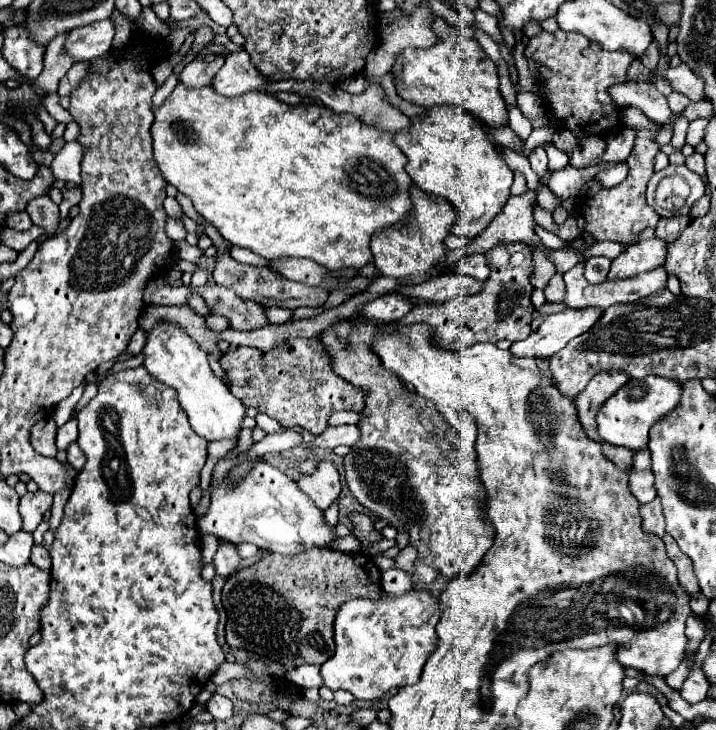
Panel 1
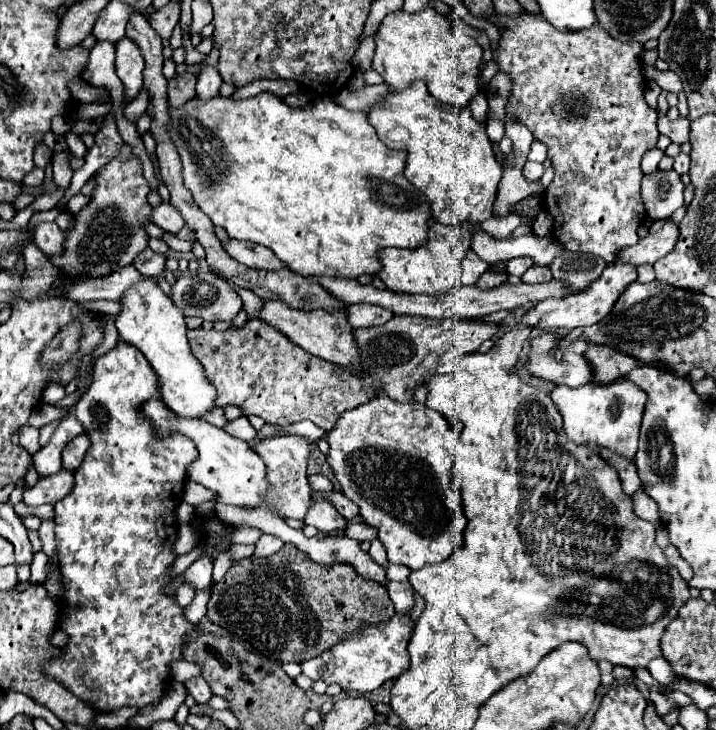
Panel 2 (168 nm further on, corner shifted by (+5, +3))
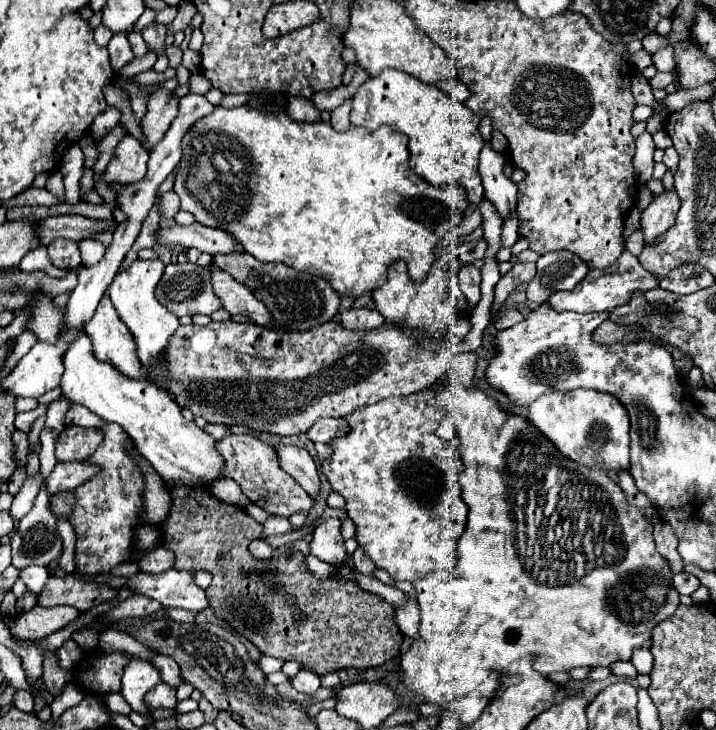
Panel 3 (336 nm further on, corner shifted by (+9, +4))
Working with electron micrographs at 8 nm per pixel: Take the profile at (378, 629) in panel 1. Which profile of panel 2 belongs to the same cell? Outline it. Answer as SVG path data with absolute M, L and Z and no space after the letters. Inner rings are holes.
M395 615L387 623L379 623L375 627L367 627L359 633L351 633L349 639L337 643L333 649L325 651L319 657L307 659L301 663L303 675L311 677L313 681L325 681L327 685L337 683L343 691L359 691L369 693L379 689L385 681L397 679L409 667L409 653L407 643L413 633L413 621L409 615Z

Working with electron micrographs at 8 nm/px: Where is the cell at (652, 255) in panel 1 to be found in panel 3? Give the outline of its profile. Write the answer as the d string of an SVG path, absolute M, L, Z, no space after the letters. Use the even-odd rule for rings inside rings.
M665 192L657 196L641 214L641 230L645 242L657 242L671 226L679 212L679 196L675 192Z

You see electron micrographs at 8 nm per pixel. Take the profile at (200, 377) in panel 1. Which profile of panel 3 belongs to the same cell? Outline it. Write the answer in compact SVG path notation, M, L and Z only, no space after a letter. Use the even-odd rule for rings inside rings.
M137 258L127 270L119 272L113 282L111 282L111 290L109 290L109 298L121 318L121 322L129 328L129 332L133 334L135 342L137 342L137 352L139 352L139 360L143 364L143 372L145 378L163 388L163 382L167 382L167 360L165 360L165 350L169 346L169 338L175 334L175 330L181 326L179 318L175 314L171 314L163 304L159 304L159 300L155 298L155 288L163 276L163 268L165 264L161 260L141 260Z

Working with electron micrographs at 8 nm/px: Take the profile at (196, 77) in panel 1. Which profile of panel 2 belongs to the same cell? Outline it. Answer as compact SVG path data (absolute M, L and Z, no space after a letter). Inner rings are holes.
M187 71L183 75L177 75L175 79L171 79L167 85L169 107L181 107L189 99L193 99L195 97L195 83L197 83L197 77Z

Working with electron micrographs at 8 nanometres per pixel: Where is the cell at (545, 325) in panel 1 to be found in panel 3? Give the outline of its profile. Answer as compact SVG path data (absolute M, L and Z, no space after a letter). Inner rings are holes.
M623 252L623 258L619 258L619 262L615 262L615 266L609 266L607 270L591 270L579 282L579 286L575 286L569 292L563 292L563 294L551 294L551 298L547 302L557 312L573 312L573 310L579 314L607 312L607 310L613 310L613 308L629 302L629 298L635 290L651 290L651 288L657 288L655 278L647 270L643 270L643 266L639 264L639 260L635 256L631 256L629 252Z

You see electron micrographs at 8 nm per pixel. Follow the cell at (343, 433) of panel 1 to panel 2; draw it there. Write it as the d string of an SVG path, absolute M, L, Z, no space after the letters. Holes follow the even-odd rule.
M287 435L287 437L271 437L253 443L253 451L263 459L267 467L267 481L271 483L271 507L279 511L283 517L293 517L303 521L309 507L311 507L311 487L307 481L307 459L309 459L309 439L299 435Z

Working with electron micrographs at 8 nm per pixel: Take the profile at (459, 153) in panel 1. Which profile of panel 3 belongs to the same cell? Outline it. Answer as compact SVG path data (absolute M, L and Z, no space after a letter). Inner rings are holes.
M383 70L375 78L367 78L353 96L351 124L363 126L367 130L377 130L379 126L389 126L395 132L401 132L409 138L409 168L413 174L429 182L431 186L445 188L449 184L461 184L465 190L465 198L469 204L477 206L483 200L483 184L479 174L479 152L483 148L483 138L479 134L481 118L473 114L465 104L451 98L445 90L435 86L427 86L409 74L399 70Z

